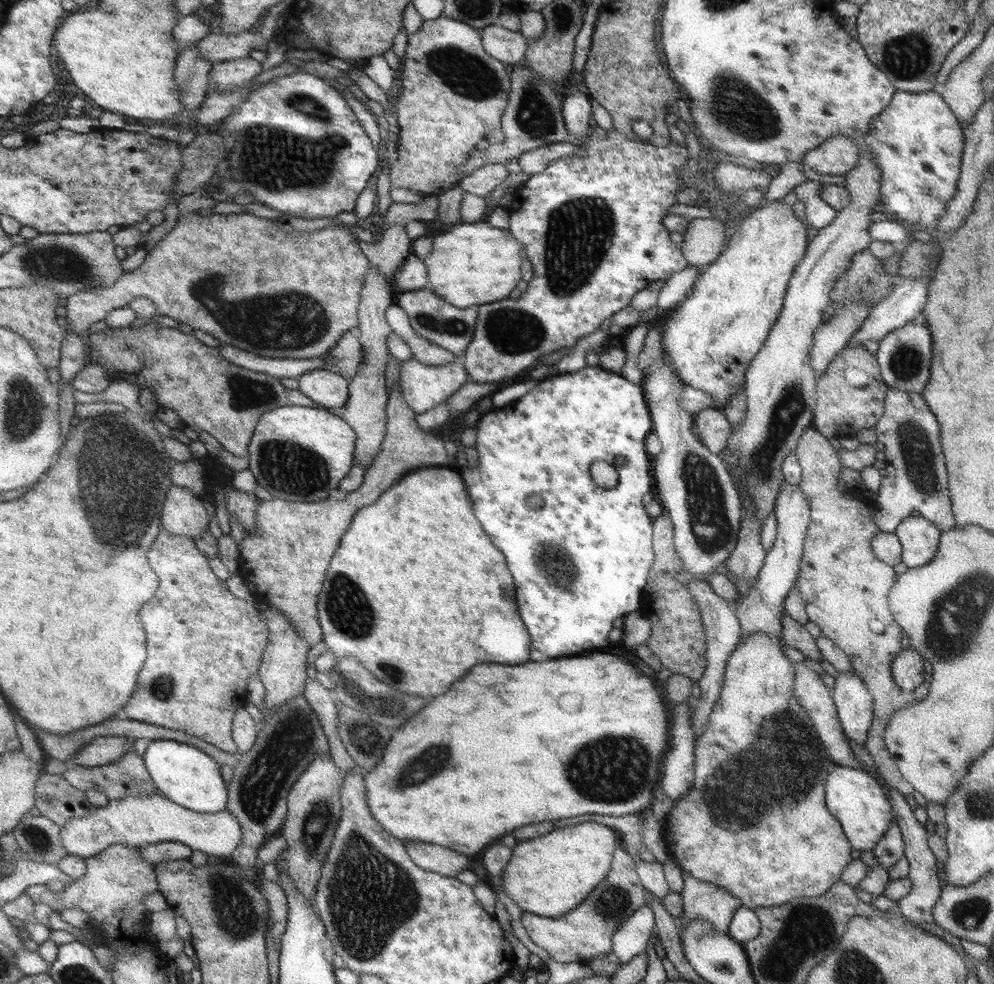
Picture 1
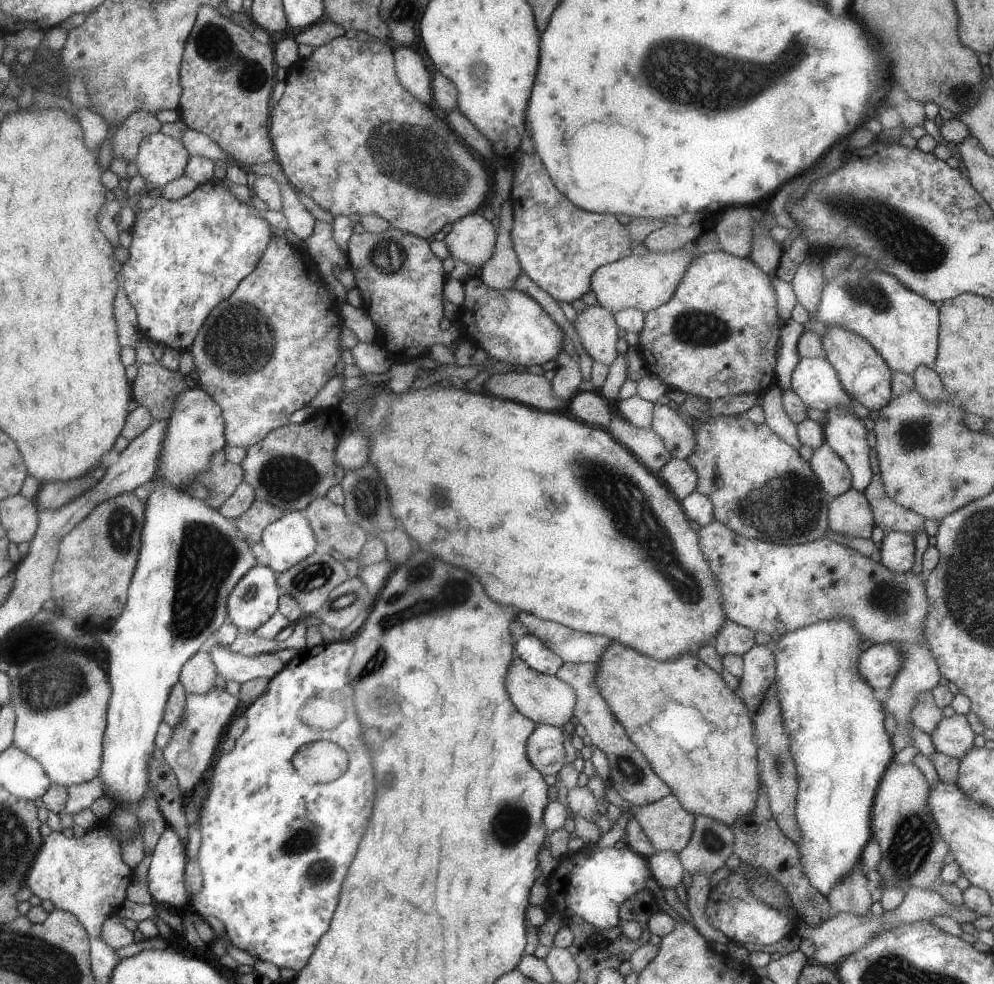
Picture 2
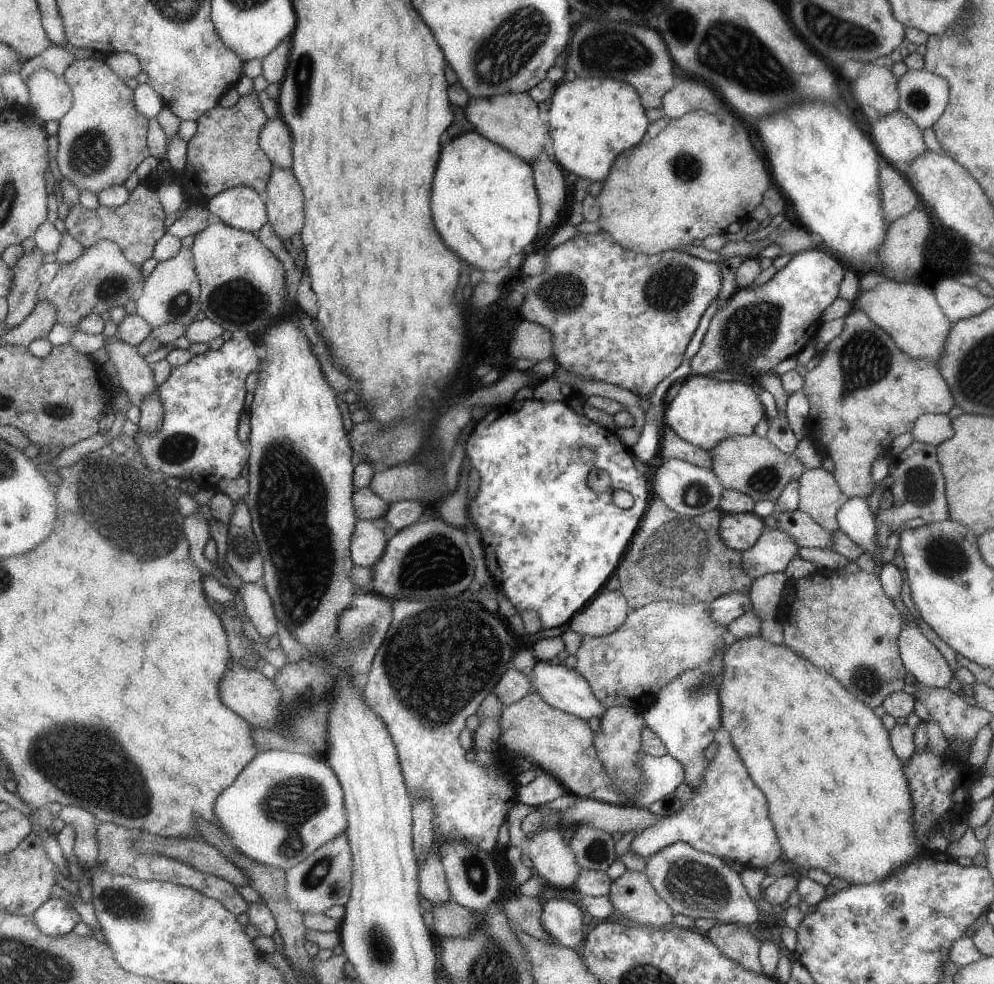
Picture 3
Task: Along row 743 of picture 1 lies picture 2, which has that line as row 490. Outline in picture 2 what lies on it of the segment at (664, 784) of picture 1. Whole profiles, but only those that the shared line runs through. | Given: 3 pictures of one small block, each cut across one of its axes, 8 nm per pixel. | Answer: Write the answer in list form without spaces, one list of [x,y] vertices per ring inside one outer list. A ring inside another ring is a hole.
[[[671,458],[656,473],[679,500],[696,490],[697,473],[687,459]]]

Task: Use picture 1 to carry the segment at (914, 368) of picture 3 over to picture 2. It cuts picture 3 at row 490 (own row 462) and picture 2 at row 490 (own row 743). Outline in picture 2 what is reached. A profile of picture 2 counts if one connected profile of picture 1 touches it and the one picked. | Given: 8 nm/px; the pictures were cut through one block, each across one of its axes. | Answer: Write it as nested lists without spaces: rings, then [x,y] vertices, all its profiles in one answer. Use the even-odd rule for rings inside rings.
[[[874,474],[863,494],[871,508],[874,524],[882,531],[903,532],[911,536],[924,531],[924,518],[891,499],[884,490],[880,474]]]

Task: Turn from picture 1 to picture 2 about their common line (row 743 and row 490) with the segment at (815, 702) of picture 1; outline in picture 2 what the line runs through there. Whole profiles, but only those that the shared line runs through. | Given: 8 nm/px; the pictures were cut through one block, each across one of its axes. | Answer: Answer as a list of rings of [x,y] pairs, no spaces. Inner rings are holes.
[[[825,441],[819,448],[814,448],[808,462],[811,462],[811,470],[825,494],[836,497],[851,489],[851,474],[847,465]]]

